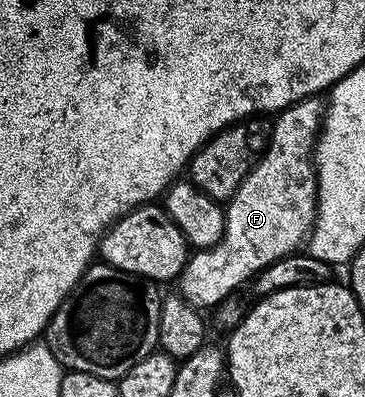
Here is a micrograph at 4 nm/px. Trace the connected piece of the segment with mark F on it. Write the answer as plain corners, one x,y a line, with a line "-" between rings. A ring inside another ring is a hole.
320,96
308,97
299,103
289,105
282,109
280,113
276,114
273,125
273,134
269,137
269,146
265,149
265,158
258,160
256,164
249,170
249,174
243,179
243,183
235,191
235,195
229,198
227,204
224,206
225,210
225,234
220,237
217,244
211,246
209,249
198,249
186,261
180,277
177,278
175,285
179,287
179,296
187,303
191,303
197,309
202,311
212,310
214,307
221,304
222,301
234,296
238,292
237,288
244,283
245,280
256,278
257,274
262,269
267,268
271,263
275,263
280,257
287,257
291,253
296,253
306,244
307,238
313,232
313,223
317,219
317,170
313,159
313,151
317,148
317,134
321,132
321,118
325,116
325,105

